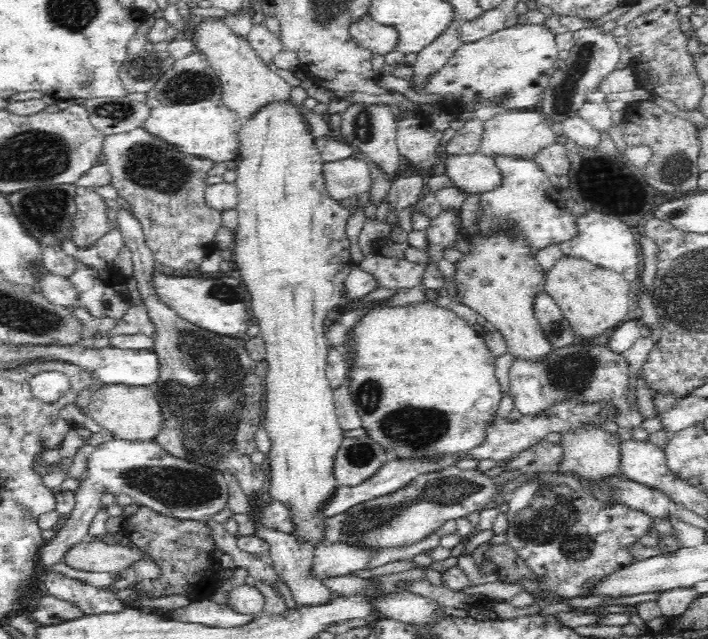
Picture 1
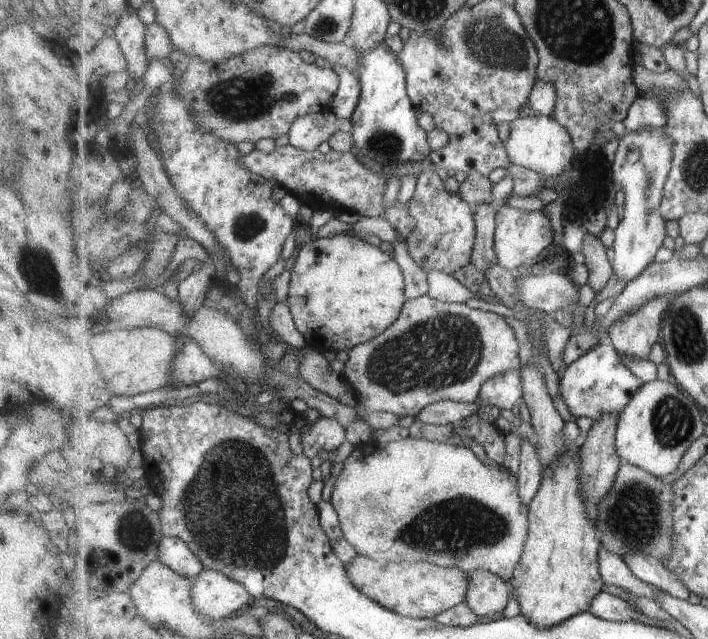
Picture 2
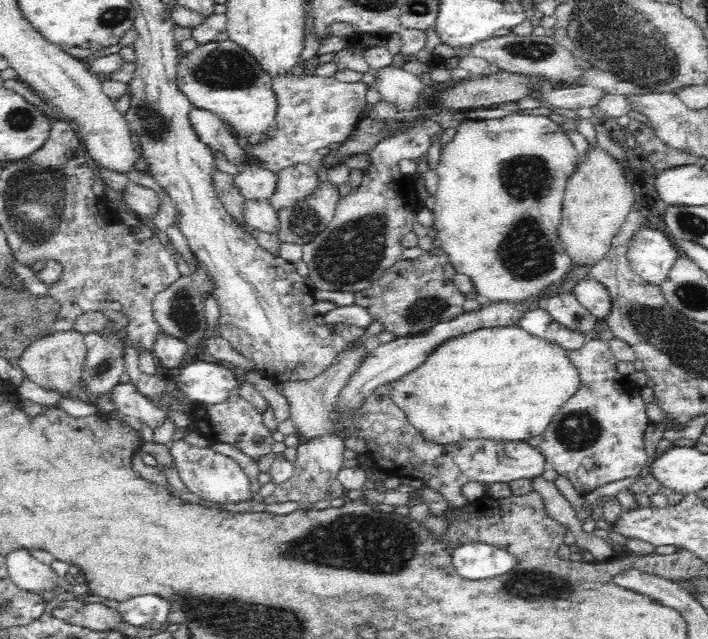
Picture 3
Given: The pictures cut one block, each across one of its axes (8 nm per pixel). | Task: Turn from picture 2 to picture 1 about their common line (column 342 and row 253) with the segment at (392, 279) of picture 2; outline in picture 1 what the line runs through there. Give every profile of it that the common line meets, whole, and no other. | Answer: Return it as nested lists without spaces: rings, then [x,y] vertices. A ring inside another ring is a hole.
[[[286,102],[286,104],[270,104],[266,108],[262,108],[259,112],[256,112],[255,116],[252,116],[250,120],[242,122],[241,129],[239,132],[239,156],[238,165],[235,168],[237,177],[235,185],[238,189],[238,202],[235,209],[238,213],[237,226],[234,231],[234,252],[232,261],[238,265],[240,271],[241,282],[248,289],[251,294],[250,311],[255,316],[259,324],[259,334],[264,339],[266,345],[266,356],[265,360],[268,362],[267,375],[264,378],[265,381],[265,396],[264,396],[264,409],[263,409],[263,421],[262,425],[266,428],[268,437],[272,448],[268,452],[268,463],[270,465],[270,474],[267,477],[267,484],[265,489],[266,497],[273,502],[280,503],[282,507],[288,509],[287,516],[291,520],[292,528],[289,530],[289,534],[293,536],[293,540],[297,544],[309,544],[311,548],[316,549],[318,544],[326,541],[326,525],[327,520],[324,511],[327,505],[335,498],[336,492],[339,490],[338,482],[334,473],[334,466],[336,456],[342,442],[345,440],[344,430],[340,427],[337,414],[335,411],[335,402],[333,401],[333,390],[330,388],[327,376],[325,375],[325,368],[327,365],[328,350],[327,339],[324,336],[326,322],[326,316],[332,308],[336,308],[339,305],[340,297],[342,294],[342,288],[348,273],[351,271],[354,262],[350,255],[350,240],[346,234],[346,221],[350,216],[358,212],[358,205],[352,204],[352,206],[342,206],[339,201],[335,201],[330,198],[330,195],[325,189],[325,180],[323,177],[323,164],[325,163],[319,155],[318,149],[315,147],[315,138],[310,133],[310,127],[306,123],[304,113],[302,113],[296,104]]]

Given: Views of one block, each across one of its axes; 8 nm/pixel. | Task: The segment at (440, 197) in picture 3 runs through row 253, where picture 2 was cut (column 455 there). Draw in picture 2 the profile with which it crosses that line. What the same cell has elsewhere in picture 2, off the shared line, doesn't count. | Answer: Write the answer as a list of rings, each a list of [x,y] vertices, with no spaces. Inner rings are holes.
[[[411,436],[389,443],[375,442],[371,439],[356,446],[355,452],[345,460],[339,476],[333,483],[330,501],[339,515],[344,537],[360,555],[371,557],[385,564],[389,564],[389,562],[430,562],[443,568],[460,568],[463,572],[473,572],[473,570],[483,568],[483,570],[489,570],[489,572],[503,577],[509,583],[515,574],[515,568],[521,561],[523,548],[529,538],[529,506],[525,506],[519,498],[518,475],[514,475],[508,470],[501,470],[499,466],[489,466],[489,464],[481,462],[481,458],[466,446],[451,446],[451,444],[431,442]]]

